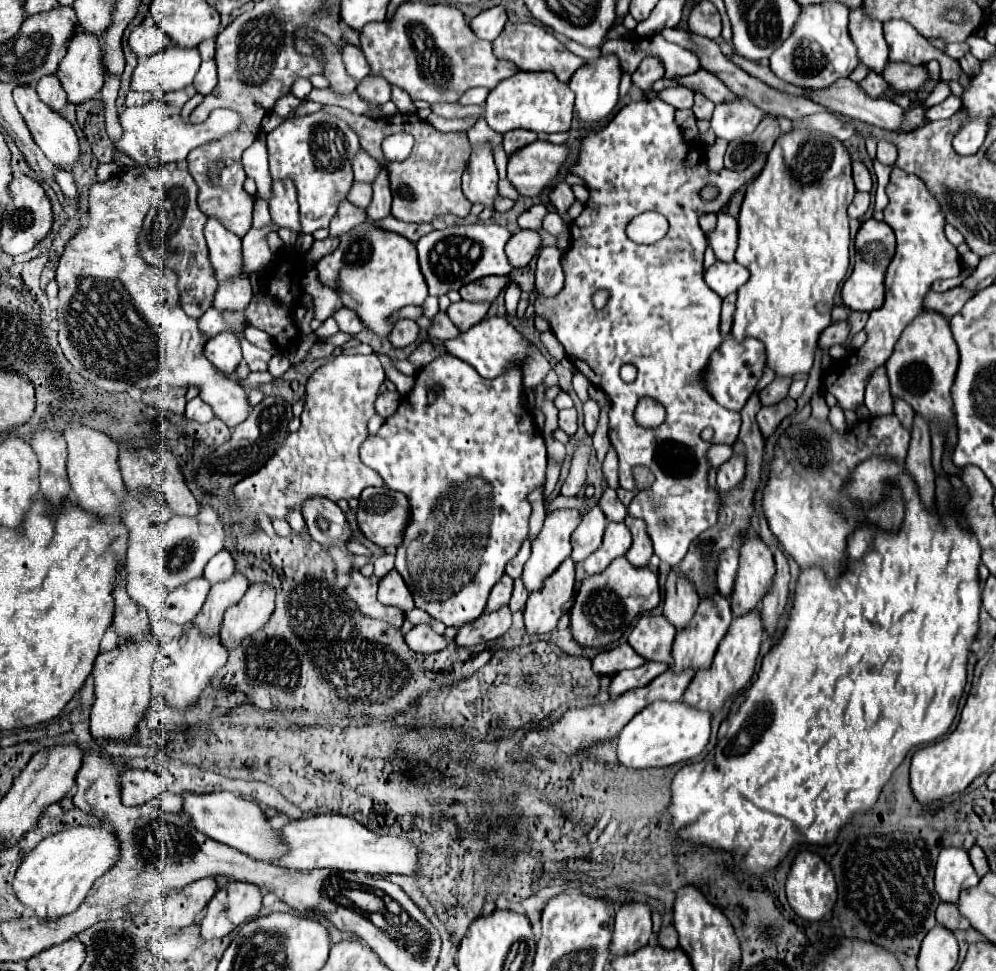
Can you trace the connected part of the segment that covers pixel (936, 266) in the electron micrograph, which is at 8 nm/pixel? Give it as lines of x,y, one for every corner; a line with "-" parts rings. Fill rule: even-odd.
898,167
892,169
892,175
890,175
890,183
886,185
886,195
888,195
888,205
884,209
884,223
888,223
892,227
892,231
896,233
896,253
894,253
894,261
890,261
890,267
886,271
886,279
884,279
884,289
886,289
886,297
884,297
884,307
876,309
870,313
868,317
868,323
864,327
868,339
866,343
856,351
856,355
850,355
848,361
846,361
846,367
844,367
844,373
842,373
842,367
832,367
830,371
826,371
824,379
822,379
822,385
826,391
830,391
836,399
838,399
838,405
846,411
846,409
858,409
862,403
864,403
864,387
872,375
872,371
880,365
886,363
886,359
892,355
894,351
894,345
900,337
900,333
904,331
904,327
924,311
924,295
930,291
930,285
936,281
936,279
948,279
948,277
956,277
960,275
962,271
962,265
958,263
958,251
956,247
946,239
944,235
944,215
940,211
940,205
938,201
928,193
924,181
916,175
908,175
904,171
900,171

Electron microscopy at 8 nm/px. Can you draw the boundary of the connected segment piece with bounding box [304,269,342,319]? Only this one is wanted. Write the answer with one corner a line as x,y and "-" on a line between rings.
310,269
306,273
304,293
312,295
312,299
314,299
316,319
328,319
330,315
334,315
342,307
342,301
338,299
338,293
332,287
326,287
324,283
318,283
318,271
314,271
314,269

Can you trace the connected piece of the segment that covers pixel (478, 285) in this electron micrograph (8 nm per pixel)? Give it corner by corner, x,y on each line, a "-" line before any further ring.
482,277
474,283
466,283
466,287
460,287
460,295
466,301
494,301
498,293
508,283
508,277

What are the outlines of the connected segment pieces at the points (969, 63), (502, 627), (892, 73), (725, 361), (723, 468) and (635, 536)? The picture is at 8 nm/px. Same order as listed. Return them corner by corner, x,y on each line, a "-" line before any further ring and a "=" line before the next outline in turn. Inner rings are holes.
964,55
962,59
960,59
960,65
962,65
962,71
968,75
968,77
972,77
972,75
976,75
978,73
978,67
980,67
980,61
974,57
974,55
=
500,607
498,611
484,613
480,619
474,619
474,623
466,623
458,629
456,643
460,647
468,645
478,645
482,641
492,641
504,635
510,629
512,623
512,613
510,607
=
886,61
886,71
882,71
882,77
898,93
916,93
928,79
928,71
924,65
910,67
908,63
888,63
=
728,333
722,341
722,347
718,347
714,355
710,355
710,363
706,367
708,371
702,373
702,383
706,391
714,397
714,401
718,401
722,407
730,411
740,411
748,401
748,397
756,391
764,367
766,367
766,349
762,347
762,343
758,343
758,339
746,339
746,343
734,343
734,339
730,339
=
732,455
726,463
718,467
716,473
716,485
722,493
730,491
744,479
744,469
746,469
746,457
744,455
=
626,517
624,525
630,529
632,533
632,547
626,553
626,559
634,565
634,567
646,567
650,557
652,557
652,543
650,537
646,535
646,523
642,519
634,519
634,517

